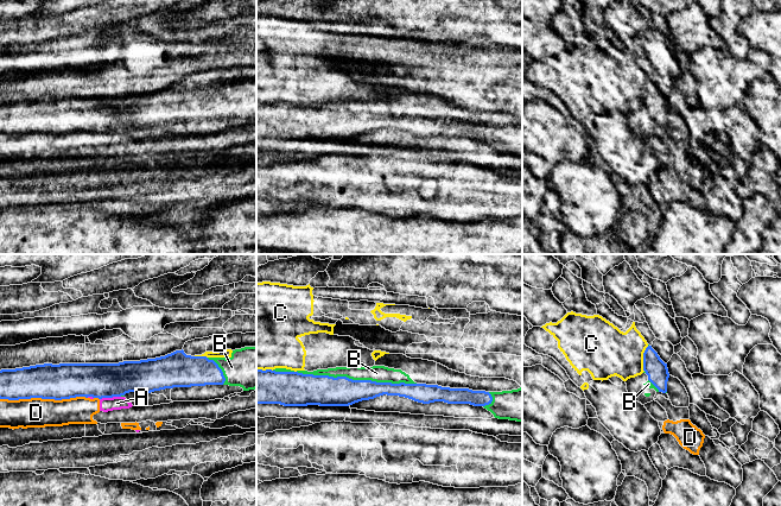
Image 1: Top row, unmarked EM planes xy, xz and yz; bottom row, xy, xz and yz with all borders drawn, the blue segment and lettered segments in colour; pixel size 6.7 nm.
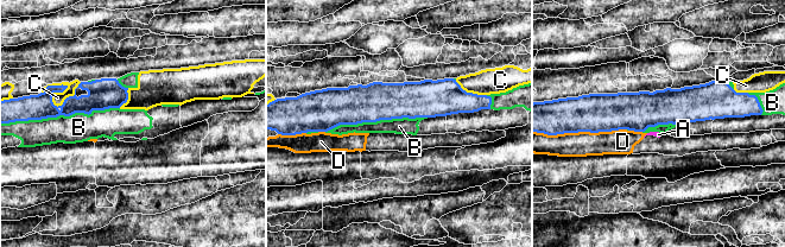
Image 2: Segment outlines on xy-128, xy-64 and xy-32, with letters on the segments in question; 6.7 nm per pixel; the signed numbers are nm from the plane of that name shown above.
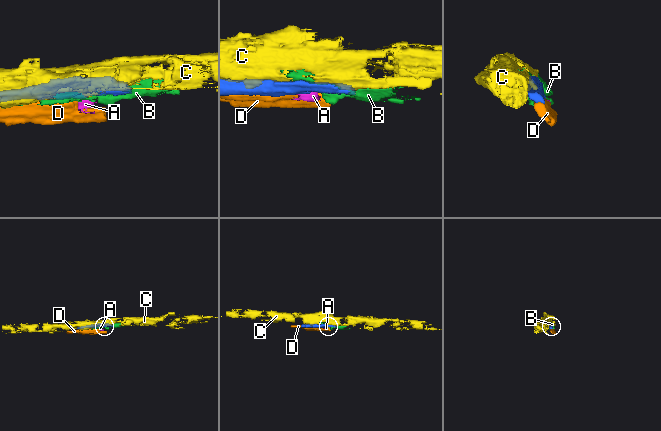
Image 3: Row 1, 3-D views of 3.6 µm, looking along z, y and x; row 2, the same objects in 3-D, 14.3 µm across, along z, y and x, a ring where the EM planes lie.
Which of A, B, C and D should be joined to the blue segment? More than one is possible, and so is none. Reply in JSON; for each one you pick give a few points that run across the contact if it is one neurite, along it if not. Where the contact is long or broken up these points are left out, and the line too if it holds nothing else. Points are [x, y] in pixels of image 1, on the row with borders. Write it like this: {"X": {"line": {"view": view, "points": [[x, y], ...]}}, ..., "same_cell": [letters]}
{"same_cell": ["B"]}

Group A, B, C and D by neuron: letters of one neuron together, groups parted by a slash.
A D / B / C

